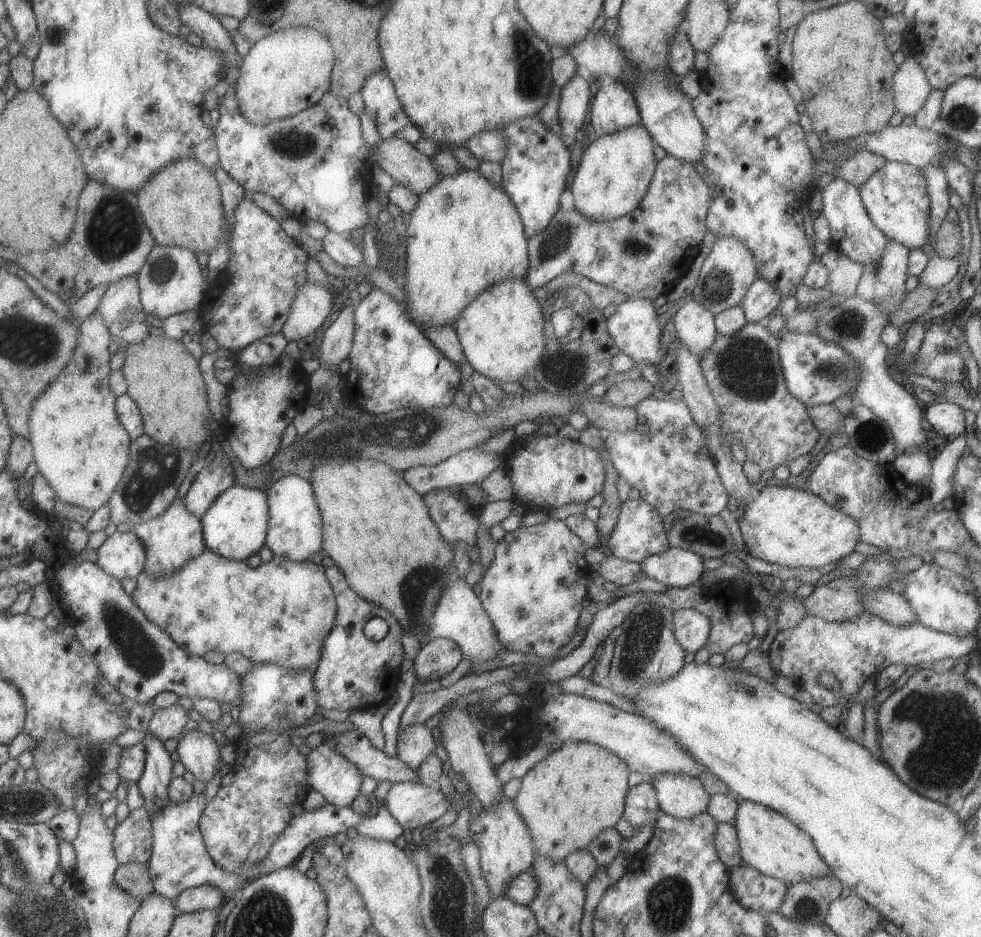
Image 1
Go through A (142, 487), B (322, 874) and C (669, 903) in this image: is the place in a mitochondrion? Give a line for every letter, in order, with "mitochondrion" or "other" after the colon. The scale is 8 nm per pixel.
A: mitochondrion
B: other
C: mitochondrion

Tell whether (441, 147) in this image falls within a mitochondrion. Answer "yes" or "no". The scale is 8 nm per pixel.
no

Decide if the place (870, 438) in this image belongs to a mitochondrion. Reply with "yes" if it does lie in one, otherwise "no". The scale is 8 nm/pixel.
yes

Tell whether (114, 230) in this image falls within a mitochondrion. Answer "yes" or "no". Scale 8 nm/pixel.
yes

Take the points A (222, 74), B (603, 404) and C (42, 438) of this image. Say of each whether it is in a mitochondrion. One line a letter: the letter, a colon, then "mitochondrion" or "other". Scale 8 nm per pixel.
A: other
B: other
C: other

